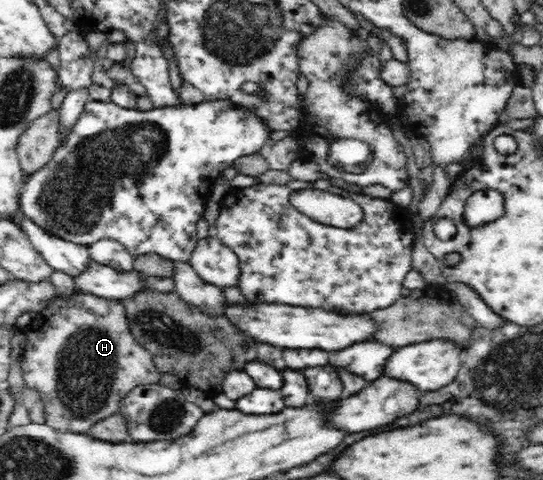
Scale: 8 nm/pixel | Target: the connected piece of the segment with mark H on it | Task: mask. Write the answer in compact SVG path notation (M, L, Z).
M75 290L65 299L55 296L48 308L38 312L34 321L23 329L23 335L25 345L20 362L23 380L27 387L38 390L46 411L45 423L58 430L88 434L96 422L119 414L119 405L132 389L160 383L162 374L155 367L150 351L134 338L122 300L106 299L82 290Z

